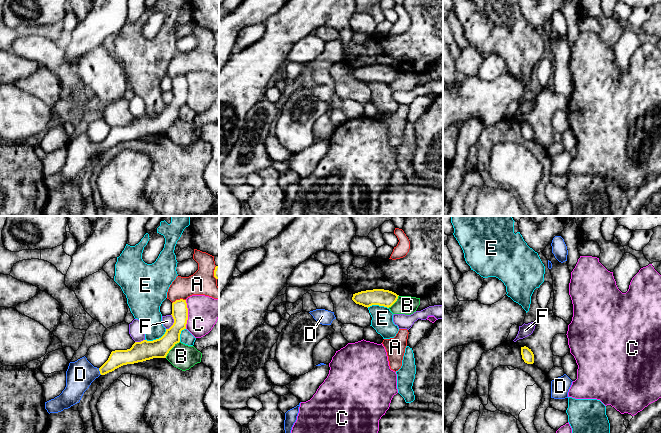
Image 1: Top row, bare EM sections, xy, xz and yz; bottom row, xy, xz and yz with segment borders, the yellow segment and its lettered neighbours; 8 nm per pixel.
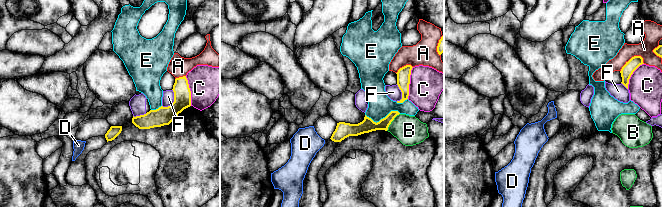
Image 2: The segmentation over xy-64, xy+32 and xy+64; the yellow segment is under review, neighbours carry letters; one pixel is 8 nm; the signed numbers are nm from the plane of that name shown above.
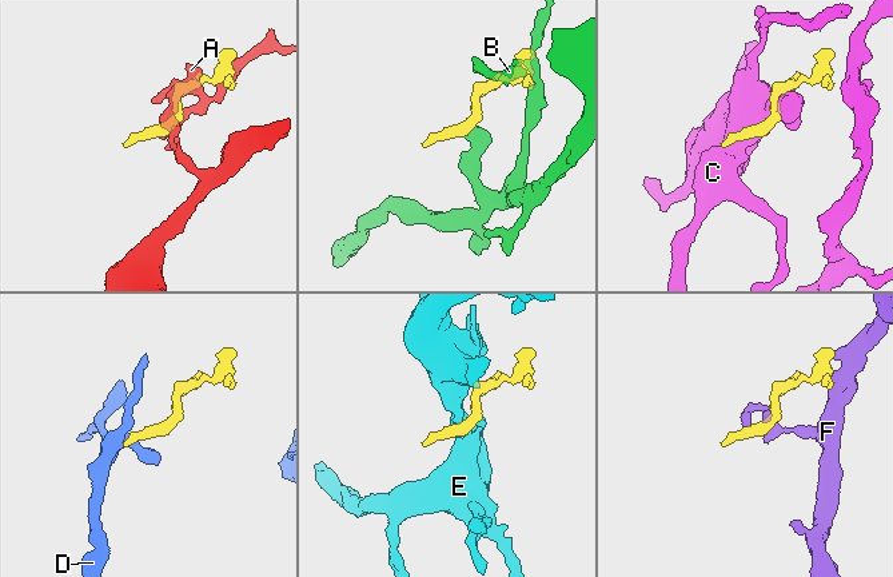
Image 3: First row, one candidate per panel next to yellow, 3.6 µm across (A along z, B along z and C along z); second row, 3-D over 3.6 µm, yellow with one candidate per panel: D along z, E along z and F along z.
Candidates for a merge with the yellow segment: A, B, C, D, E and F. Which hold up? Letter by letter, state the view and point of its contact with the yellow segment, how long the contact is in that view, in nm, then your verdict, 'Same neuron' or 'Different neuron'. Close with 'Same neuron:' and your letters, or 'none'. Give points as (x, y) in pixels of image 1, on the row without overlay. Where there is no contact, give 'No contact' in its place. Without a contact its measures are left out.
A: Touches yellow at xy (178, 76). Shared border 120 nm. Different neuron
B: Touches yellow at xy (171, 124). Shared border 180 nm. Different neuron
C: Touches yellow at xy (187, 90). Shared border 240 nm. Different neuron
D: Touches yellow at xy (99, 146). Shared border 60 nm. Same neuron
E: Touches yellow at xy (156, 115). Shared border 200 nm. Different neuron
F: Touches yellow at xy (174, 98). Shared border 130 nm. Different neuron
Same neuron: D

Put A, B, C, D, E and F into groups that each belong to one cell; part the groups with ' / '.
A / B / C / D / E / F

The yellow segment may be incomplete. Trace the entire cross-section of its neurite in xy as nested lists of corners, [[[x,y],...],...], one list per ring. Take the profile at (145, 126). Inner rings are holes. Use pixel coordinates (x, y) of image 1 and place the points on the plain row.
[[[180,75],[172,79],[173,101],[165,110],[156,116],[135,118],[130,125],[112,127],[108,136],[100,143],[94,143],[84,132],[70,138],[66,147],[66,163],[62,169],[45,178],[45,185],[50,189],[58,189],[80,178],[84,168],[100,151],[115,145],[153,134],[166,134],[169,127],[180,118],[181,107],[186,105],[188,84],[186,76]]]

